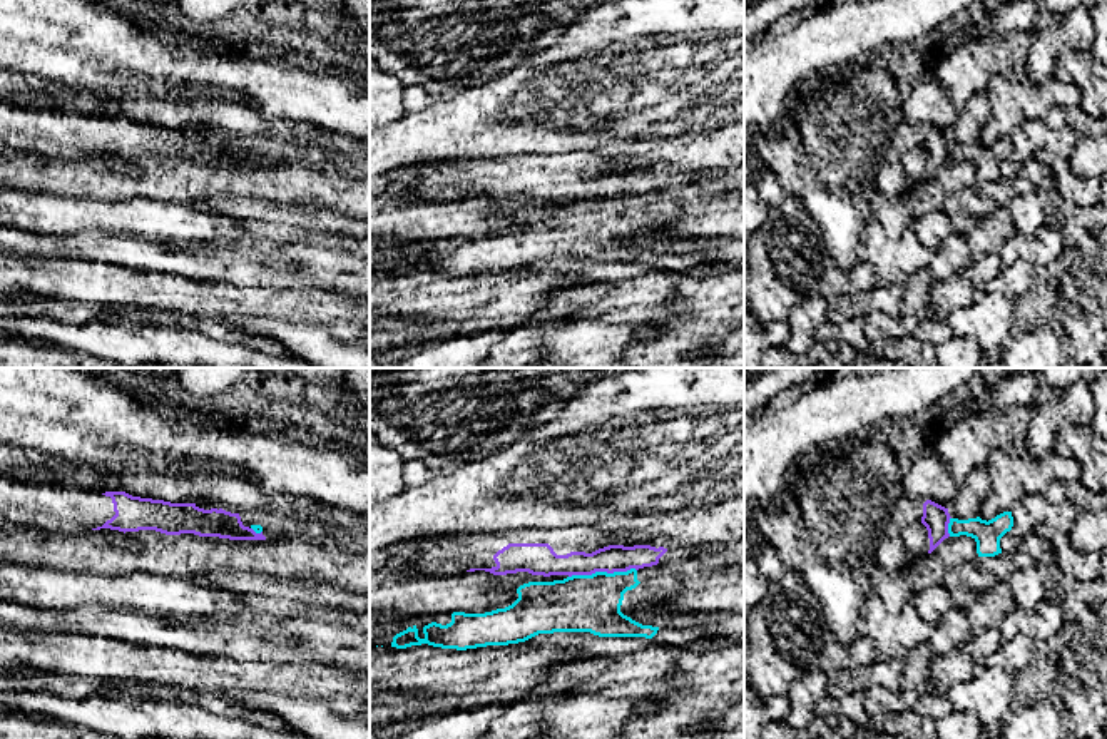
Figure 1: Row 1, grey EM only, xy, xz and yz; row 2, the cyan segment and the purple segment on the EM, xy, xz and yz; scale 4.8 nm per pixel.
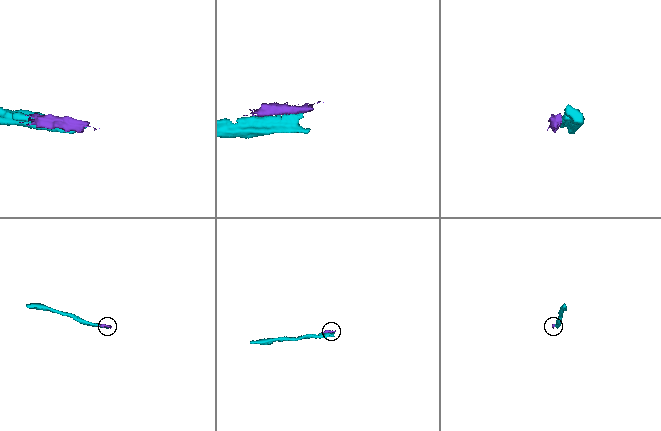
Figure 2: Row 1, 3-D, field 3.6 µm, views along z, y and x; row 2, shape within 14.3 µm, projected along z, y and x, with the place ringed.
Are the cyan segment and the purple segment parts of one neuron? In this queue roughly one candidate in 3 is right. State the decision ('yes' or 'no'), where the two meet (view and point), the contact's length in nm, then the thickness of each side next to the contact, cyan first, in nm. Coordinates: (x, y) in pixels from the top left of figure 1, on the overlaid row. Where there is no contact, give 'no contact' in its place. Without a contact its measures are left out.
no; contact xz (602, 572); length 340 nm; calibres 280 and 130 nm

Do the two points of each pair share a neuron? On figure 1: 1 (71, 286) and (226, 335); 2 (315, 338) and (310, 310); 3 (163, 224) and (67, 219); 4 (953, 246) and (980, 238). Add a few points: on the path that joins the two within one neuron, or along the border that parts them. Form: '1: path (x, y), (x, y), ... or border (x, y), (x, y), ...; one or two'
1: border (164, 310), (194, 316); two
2: border (275, 316), (321, 325), (335, 336), (350, 340); two
3: path (139, 218), (91, 218); one
4: border (962, 236), (970, 266); two

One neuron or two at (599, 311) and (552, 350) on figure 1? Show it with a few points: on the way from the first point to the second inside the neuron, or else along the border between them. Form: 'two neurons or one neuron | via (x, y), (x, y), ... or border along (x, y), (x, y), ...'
two neurons | border along (627, 321), (572, 320), (567, 323)

